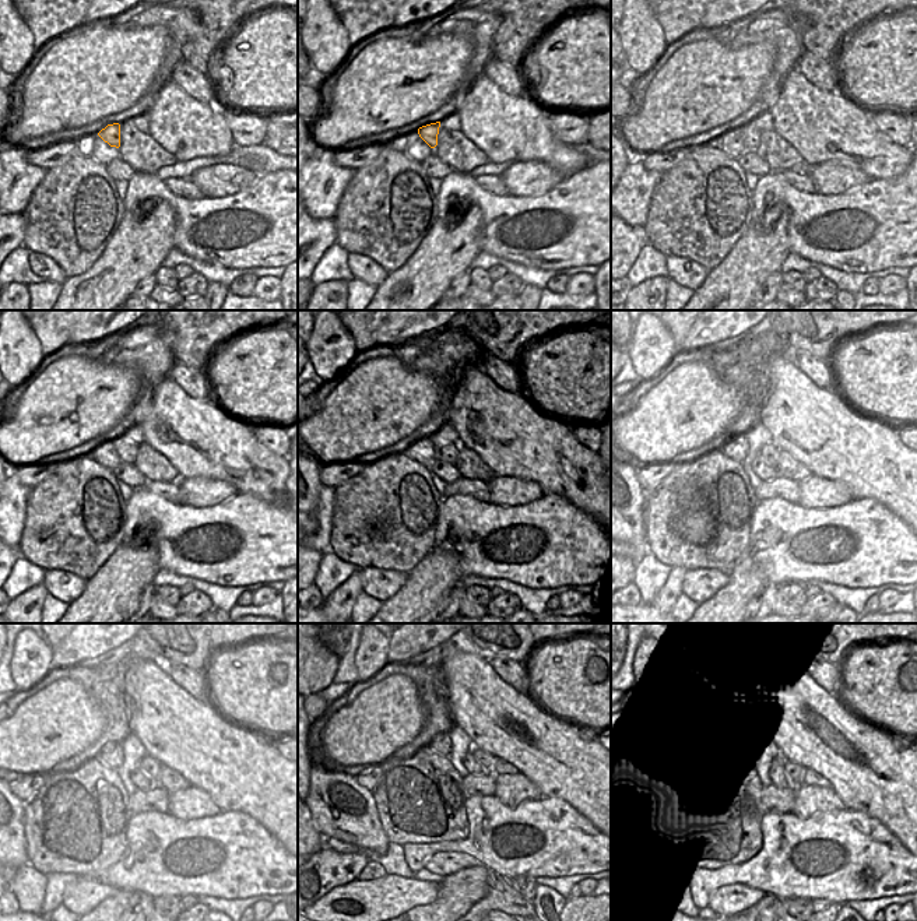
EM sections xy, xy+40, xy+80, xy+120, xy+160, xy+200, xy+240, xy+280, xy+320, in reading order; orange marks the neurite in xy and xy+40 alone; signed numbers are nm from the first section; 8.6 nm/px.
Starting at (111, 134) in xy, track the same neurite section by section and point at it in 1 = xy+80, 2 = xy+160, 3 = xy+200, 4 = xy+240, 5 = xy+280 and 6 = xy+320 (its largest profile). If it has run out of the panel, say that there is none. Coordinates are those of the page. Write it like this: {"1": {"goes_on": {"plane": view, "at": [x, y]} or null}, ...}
{"1": {"goes_on": {"plane": "xy+80", "at": [751, 133]}}, "2": {"goes_on": {"plane": "xy+160", "at": [448, 453]}}, "3": {"goes_on": {"plane": "xy+200", "at": [769, 453]}}, "4": {"goes_on": {"plane": "xy+240", "at": [148, 766]}}, "5": {"goes_on": {"plane": "xy+280", "at": [461, 765]}}, "6": {"goes_on": {"plane": "xy+320", "at": [794, 773]}}}

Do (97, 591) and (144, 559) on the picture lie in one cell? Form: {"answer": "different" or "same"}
{"answer": "same"}

